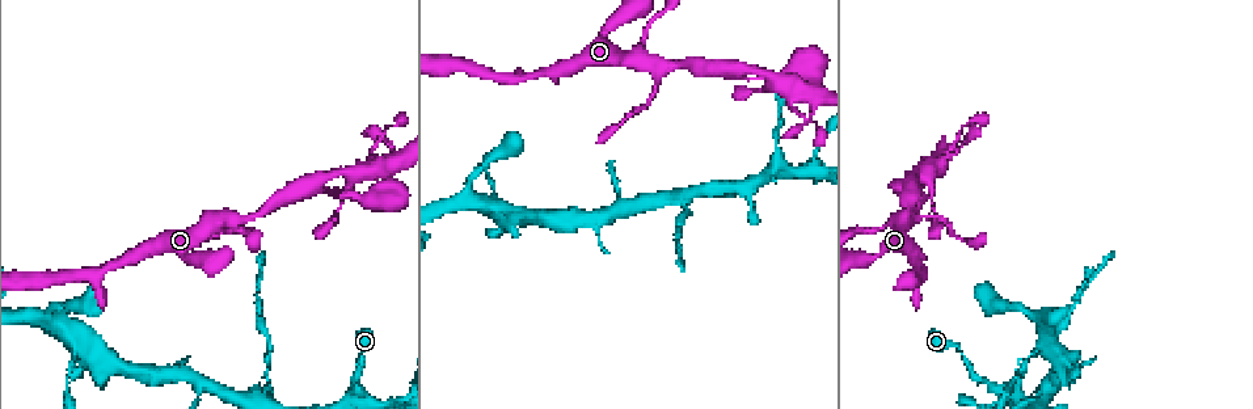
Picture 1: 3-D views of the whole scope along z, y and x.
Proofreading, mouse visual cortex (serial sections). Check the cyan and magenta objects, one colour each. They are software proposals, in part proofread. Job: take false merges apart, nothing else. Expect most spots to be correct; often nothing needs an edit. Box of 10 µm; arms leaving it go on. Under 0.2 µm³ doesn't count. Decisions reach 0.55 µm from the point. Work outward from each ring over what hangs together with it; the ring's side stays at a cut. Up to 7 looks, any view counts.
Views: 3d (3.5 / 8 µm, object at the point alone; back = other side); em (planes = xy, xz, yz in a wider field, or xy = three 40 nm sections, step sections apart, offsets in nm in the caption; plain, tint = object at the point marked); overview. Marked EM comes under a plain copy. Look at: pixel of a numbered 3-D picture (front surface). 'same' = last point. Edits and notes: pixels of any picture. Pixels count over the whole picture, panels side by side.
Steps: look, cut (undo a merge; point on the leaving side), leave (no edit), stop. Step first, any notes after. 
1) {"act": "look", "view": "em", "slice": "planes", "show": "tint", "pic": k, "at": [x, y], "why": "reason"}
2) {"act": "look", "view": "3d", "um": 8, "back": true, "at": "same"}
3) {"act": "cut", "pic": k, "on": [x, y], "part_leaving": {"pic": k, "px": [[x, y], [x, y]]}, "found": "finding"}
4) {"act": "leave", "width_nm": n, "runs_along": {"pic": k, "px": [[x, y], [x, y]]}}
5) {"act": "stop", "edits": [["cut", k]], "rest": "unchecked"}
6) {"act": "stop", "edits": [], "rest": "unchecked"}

{"act": "look", "view": "3d", "um": 3.5, "pic": 1, "at": [229, 219]}

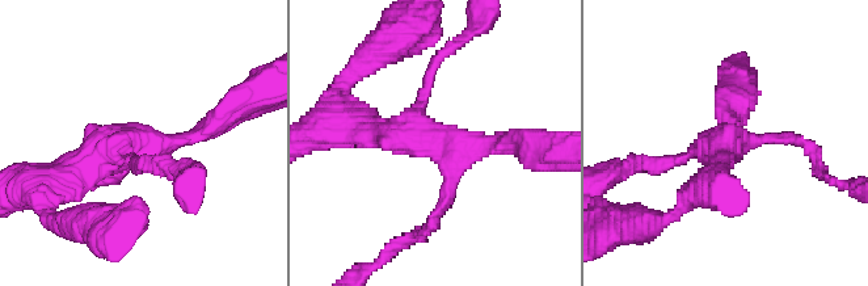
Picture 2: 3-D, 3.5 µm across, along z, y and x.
{"act": "look", "view": "em", "slice": "xy", "step": 3, "show": "tint", "pic": 2, "at": [140, 144]}

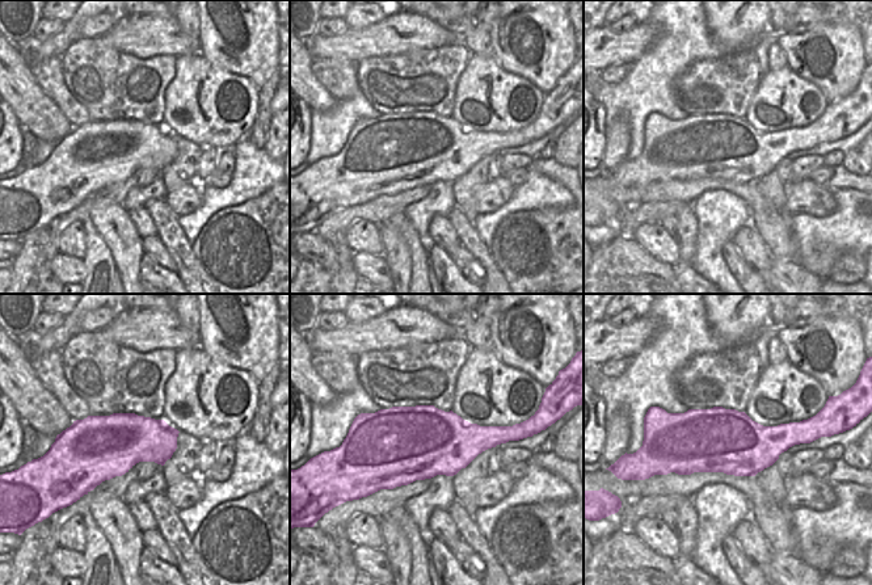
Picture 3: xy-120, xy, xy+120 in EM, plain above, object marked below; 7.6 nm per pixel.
{"act": "leave", "runs_along": {"pic": 2, "px": [[41, 185], [122, 144], [202, 133]]}, "found": "all the same cell"}

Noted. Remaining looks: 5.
{"act": "look", "view": "3d", "um": 3.5, "pic": 1, "at": [731, 68], "why": "thick turns thin"}

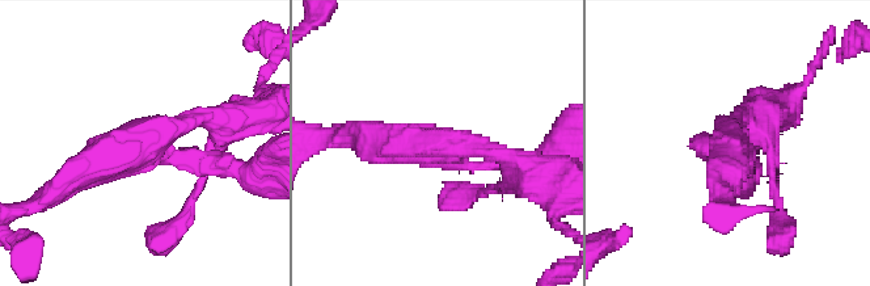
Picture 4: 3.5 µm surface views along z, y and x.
{"act": "look", "view": "em", "slice": "xy", "step": 5, "show": "tint", "pic": 4, "at": [144, 144], "arms": 3, "arm_widths_nm": [150, 200, 400], "why": "need the tissue"}

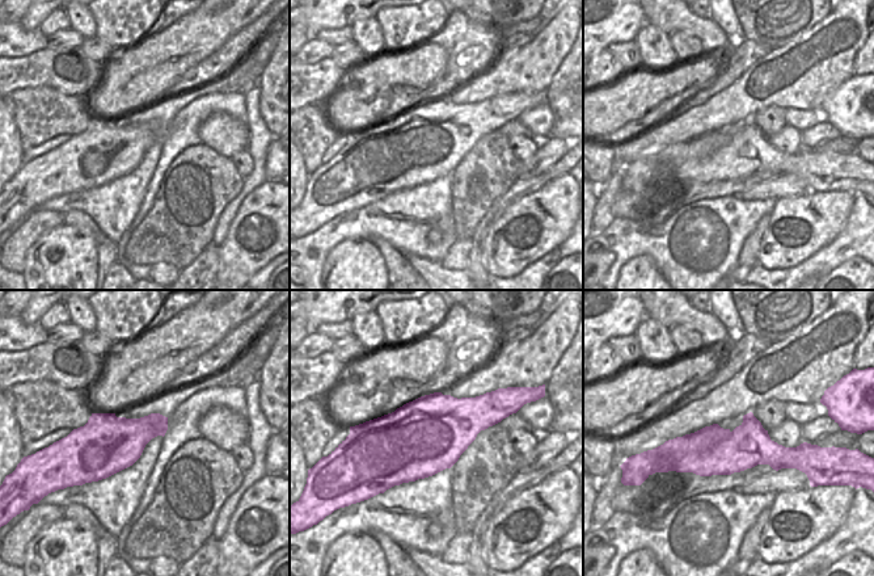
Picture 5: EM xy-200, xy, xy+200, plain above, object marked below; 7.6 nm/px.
{"act": "leave", "runs_along": {"pic": 5, "px": [[667, 449], [679, 452], [792, 453]]}, "found": "continuous, no second cell"}

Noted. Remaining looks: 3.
{"act": "look", "view": "3d", "um": 8, "pic": 1, "at": [776, 164], "why": "calibre changes"}

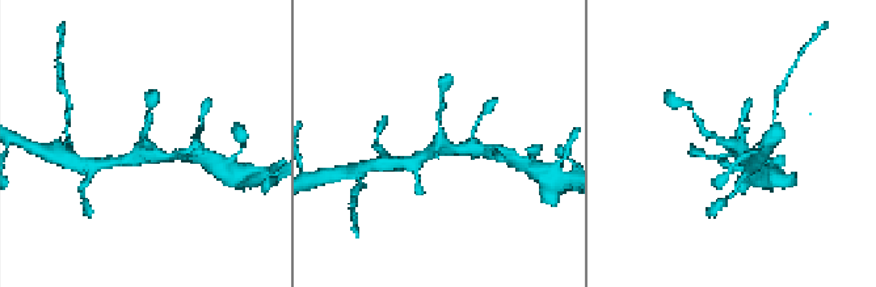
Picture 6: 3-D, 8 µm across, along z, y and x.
{"act": "look", "view": "3d", "um": 3.5, "back": true, "at": "same"}

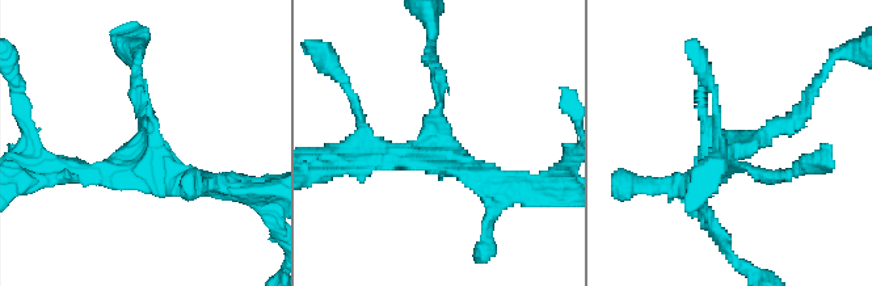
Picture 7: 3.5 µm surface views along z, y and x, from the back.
{"act": "look", "view": "em", "slice": "xy", "step": 5, "show": "tint", "pic": 7, "at": [738, 140]}

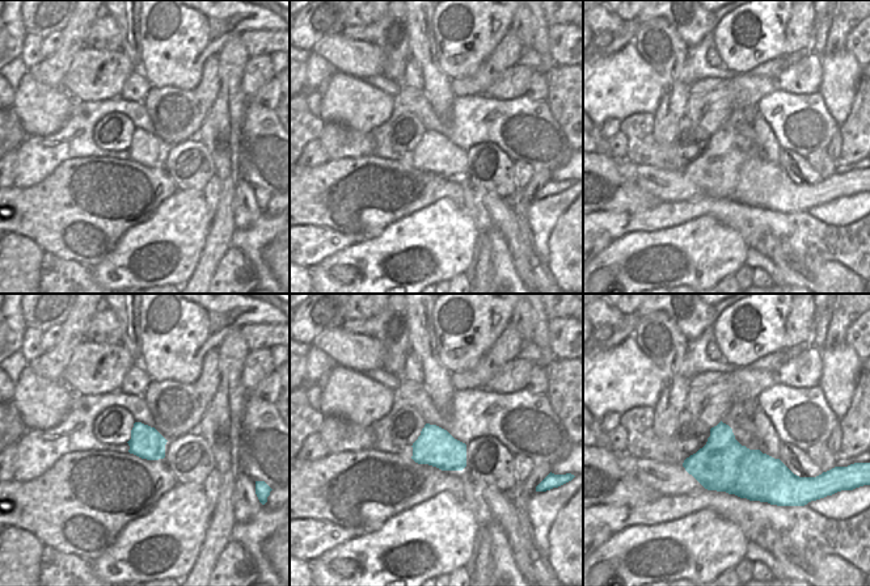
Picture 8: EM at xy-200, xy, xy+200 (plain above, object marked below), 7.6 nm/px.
{"act": "leave", "runs_along": {"pic": 7, "px": [[807, 101], [689, 190]]}, "found": "all the same cell"}

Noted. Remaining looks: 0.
{"act": "stop", "edits": [], "rest": "unchecked"}

